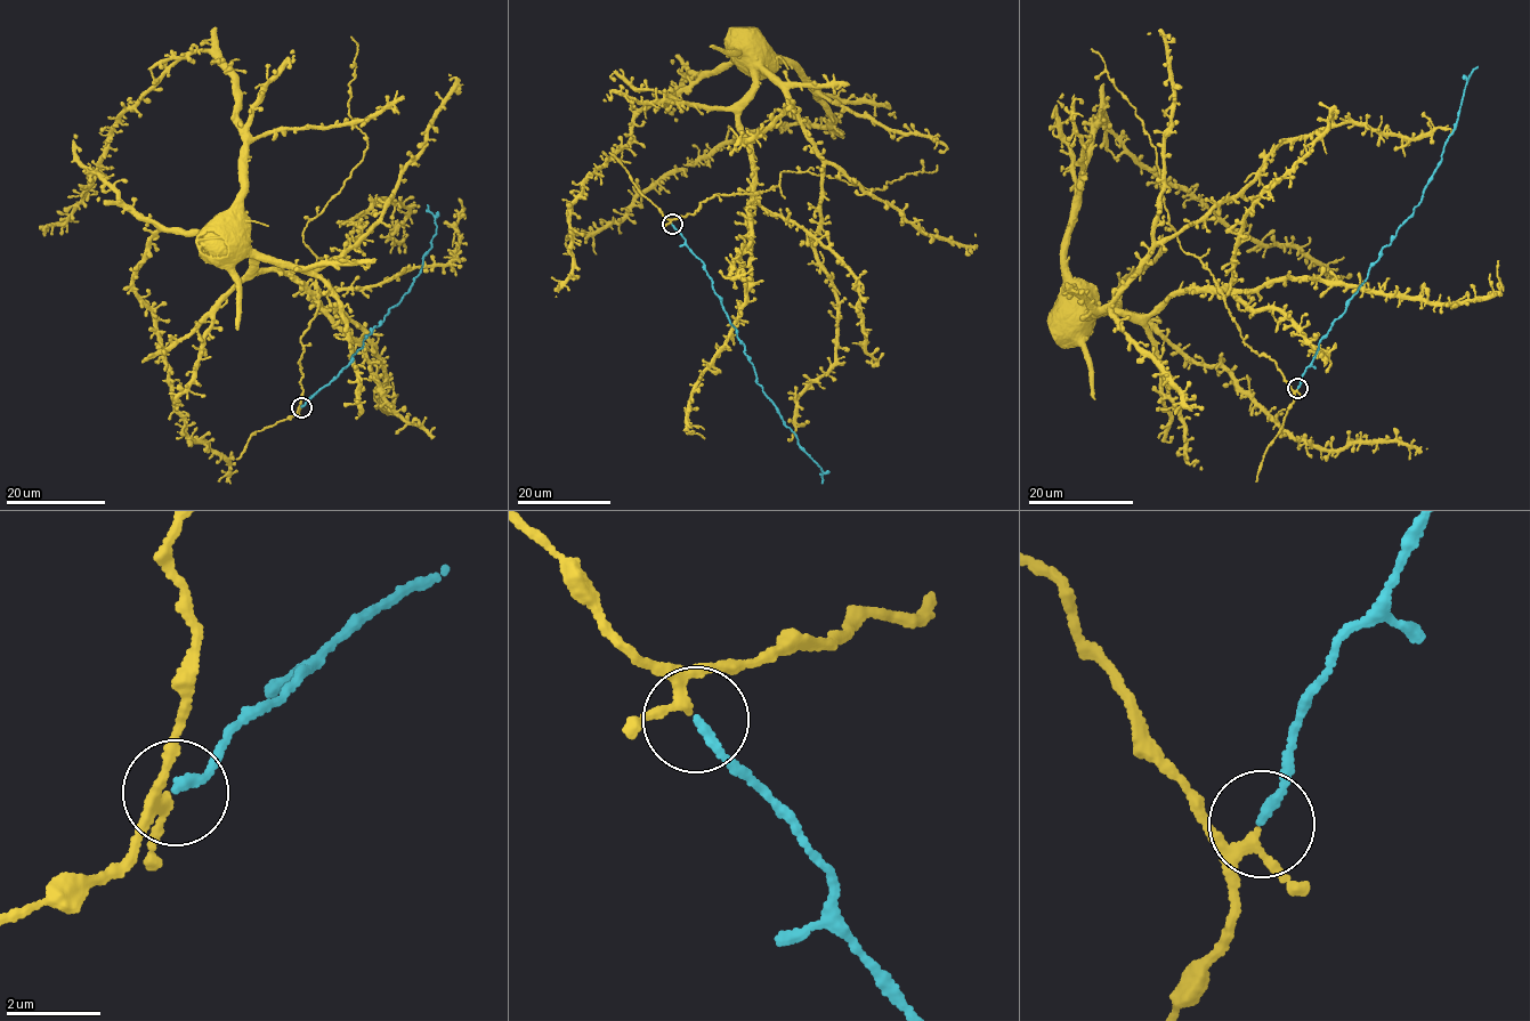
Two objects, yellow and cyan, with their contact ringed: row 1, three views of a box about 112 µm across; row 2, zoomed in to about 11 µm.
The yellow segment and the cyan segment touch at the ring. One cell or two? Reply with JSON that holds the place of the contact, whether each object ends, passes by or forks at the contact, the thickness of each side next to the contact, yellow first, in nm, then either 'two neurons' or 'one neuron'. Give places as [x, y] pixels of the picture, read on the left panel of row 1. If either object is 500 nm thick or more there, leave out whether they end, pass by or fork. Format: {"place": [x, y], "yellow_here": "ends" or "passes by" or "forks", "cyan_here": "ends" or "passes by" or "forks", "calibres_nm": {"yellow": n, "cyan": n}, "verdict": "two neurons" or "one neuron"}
{"place": [301, 407], "yellow_here": "forks", "cyan_here": "ends", "calibres_nm": {"yellow": 150, "cyan": 190}, "verdict": "one neuron"}

